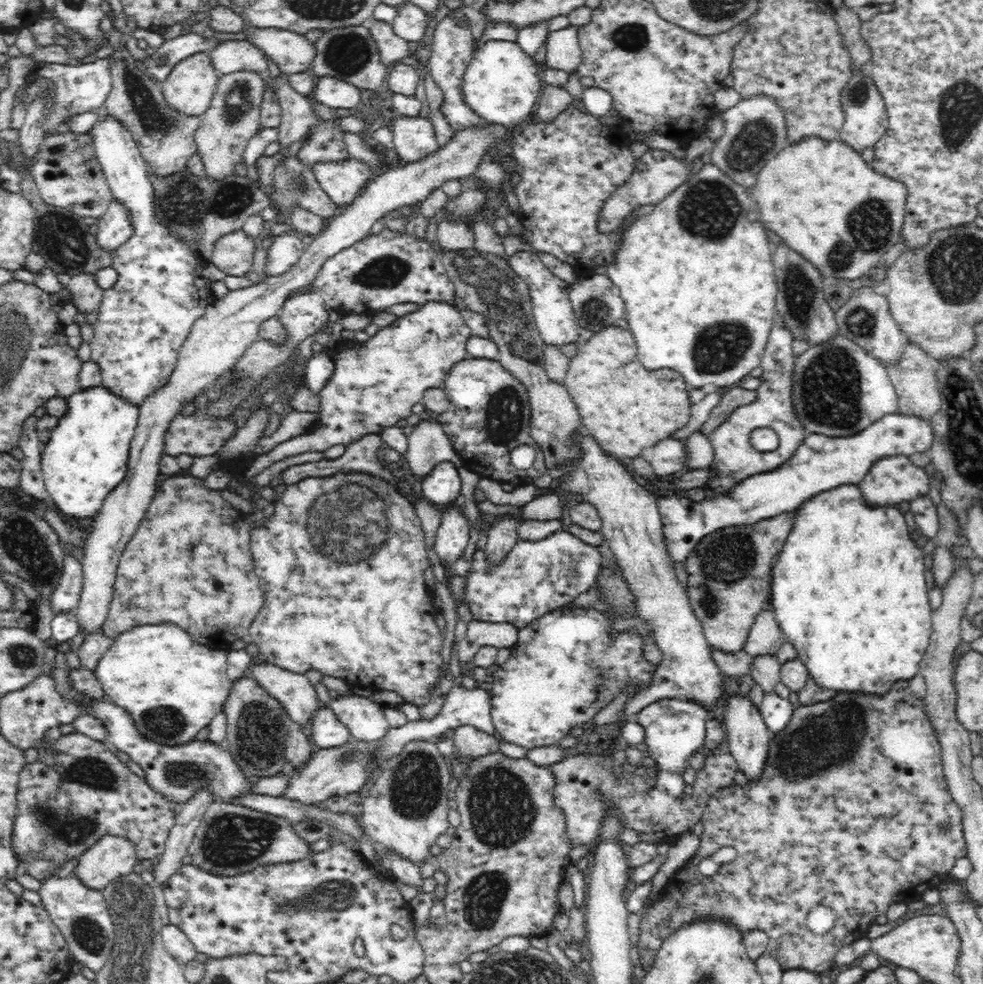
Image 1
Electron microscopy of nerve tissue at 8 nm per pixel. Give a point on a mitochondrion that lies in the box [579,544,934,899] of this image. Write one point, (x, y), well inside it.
(807, 749)

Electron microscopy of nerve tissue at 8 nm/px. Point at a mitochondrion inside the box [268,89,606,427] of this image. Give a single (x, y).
(501, 294)

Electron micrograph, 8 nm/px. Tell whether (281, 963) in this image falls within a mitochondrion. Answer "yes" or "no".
no

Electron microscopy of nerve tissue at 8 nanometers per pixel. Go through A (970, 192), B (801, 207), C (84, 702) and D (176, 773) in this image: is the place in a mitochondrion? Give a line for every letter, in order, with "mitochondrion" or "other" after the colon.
A: other
B: other
C: other
D: mitochondrion

